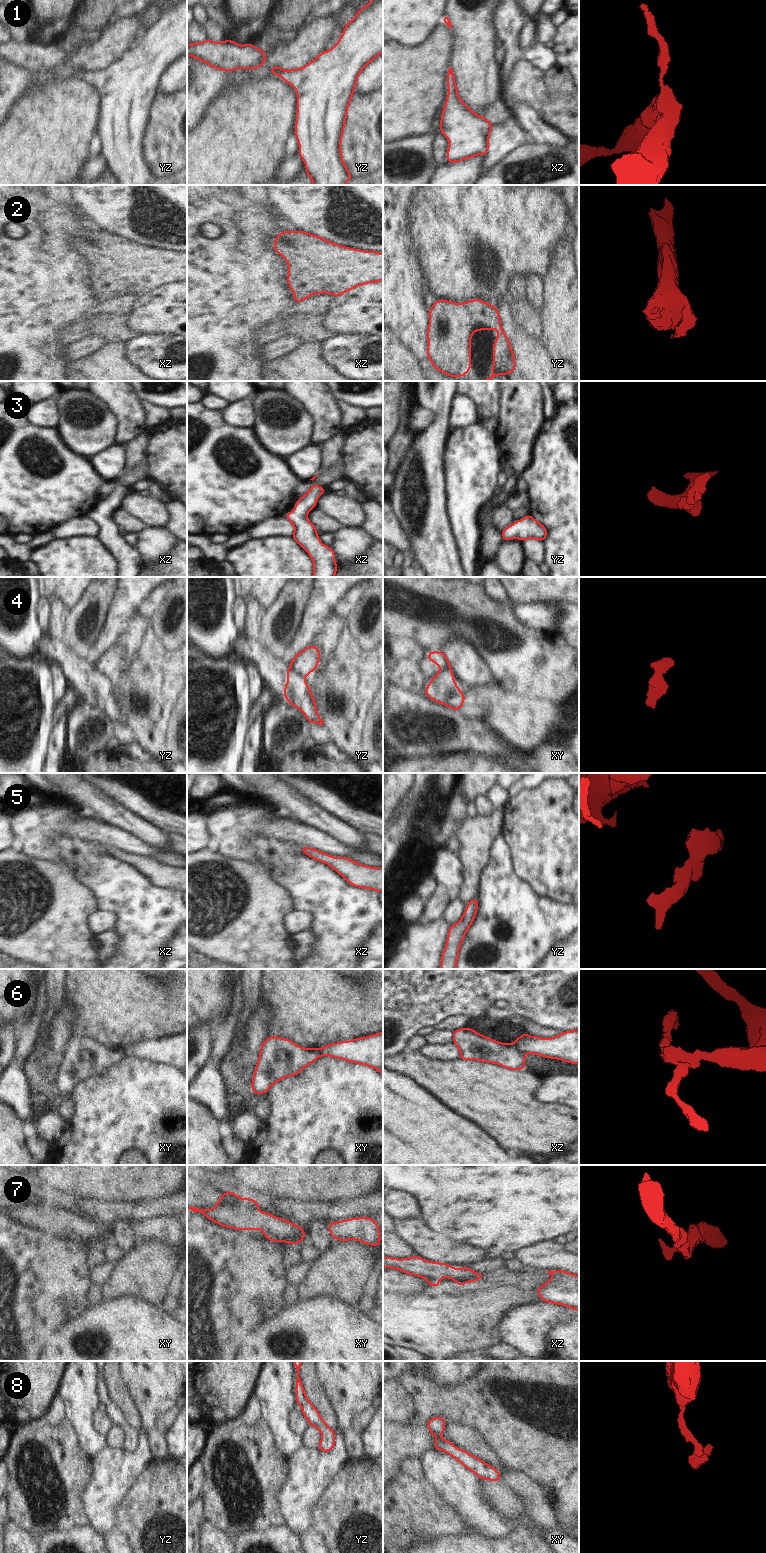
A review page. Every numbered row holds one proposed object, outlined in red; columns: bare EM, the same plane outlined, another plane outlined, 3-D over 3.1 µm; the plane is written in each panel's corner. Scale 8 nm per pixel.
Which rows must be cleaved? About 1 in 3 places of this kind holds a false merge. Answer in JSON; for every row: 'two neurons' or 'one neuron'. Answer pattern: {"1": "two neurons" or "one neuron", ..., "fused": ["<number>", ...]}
{"1": "one neuron", "2": "one neuron", "3": "one neuron", "4": "two neurons", "5": "one neuron", "6": "two neurons", "7": "one neuron", "8": "one neuron", "fused": ["4", "6"]}

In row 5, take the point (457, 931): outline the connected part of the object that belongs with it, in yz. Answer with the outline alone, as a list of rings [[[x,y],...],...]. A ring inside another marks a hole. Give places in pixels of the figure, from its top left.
[[[472,899],[467,904],[461,920],[449,926],[447,941],[441,956],[440,969],[456,969],[460,946],[475,919],[478,906],[478,899]]]

